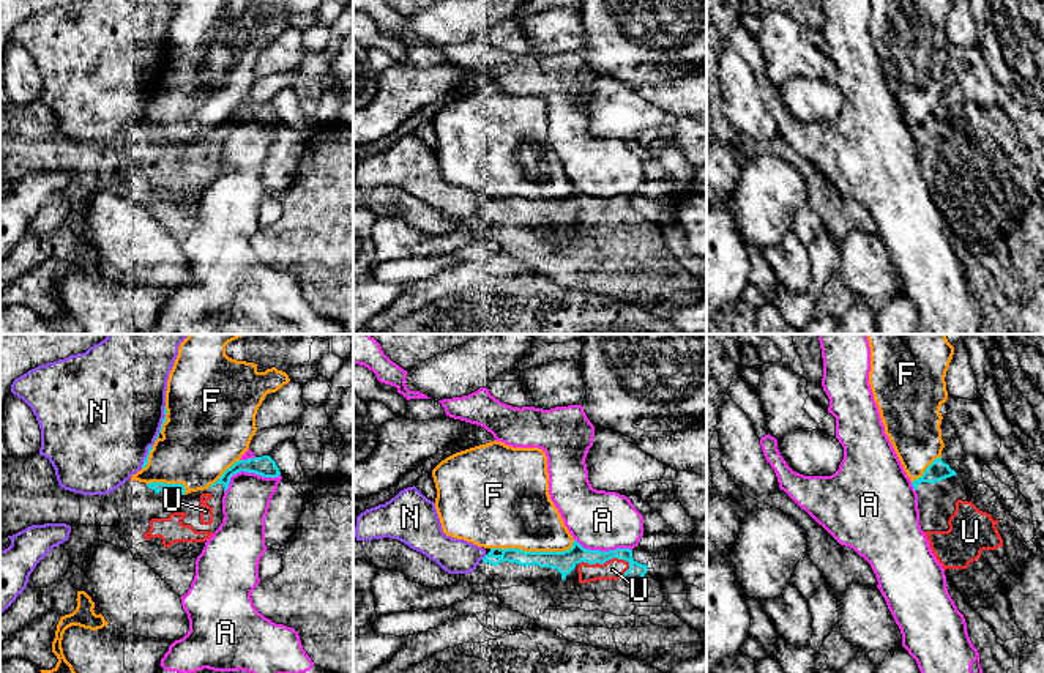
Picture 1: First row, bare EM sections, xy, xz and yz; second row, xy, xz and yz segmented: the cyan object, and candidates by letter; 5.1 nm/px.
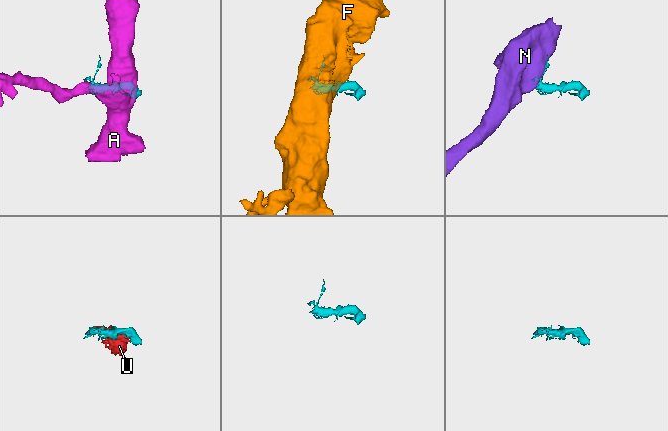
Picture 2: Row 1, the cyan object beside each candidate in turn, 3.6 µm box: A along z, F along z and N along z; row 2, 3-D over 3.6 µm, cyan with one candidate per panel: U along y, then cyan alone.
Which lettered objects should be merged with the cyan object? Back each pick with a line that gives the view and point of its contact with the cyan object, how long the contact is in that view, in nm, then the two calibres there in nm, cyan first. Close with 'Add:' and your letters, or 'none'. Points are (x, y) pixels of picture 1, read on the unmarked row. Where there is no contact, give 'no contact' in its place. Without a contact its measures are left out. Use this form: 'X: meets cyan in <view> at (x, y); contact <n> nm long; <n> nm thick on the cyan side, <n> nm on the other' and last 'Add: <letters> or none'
U: meets cyan in xz at (606, 207); contact 280 nm long; 110 nm thick on the cyan side, 110 nm on the other
Add: U

